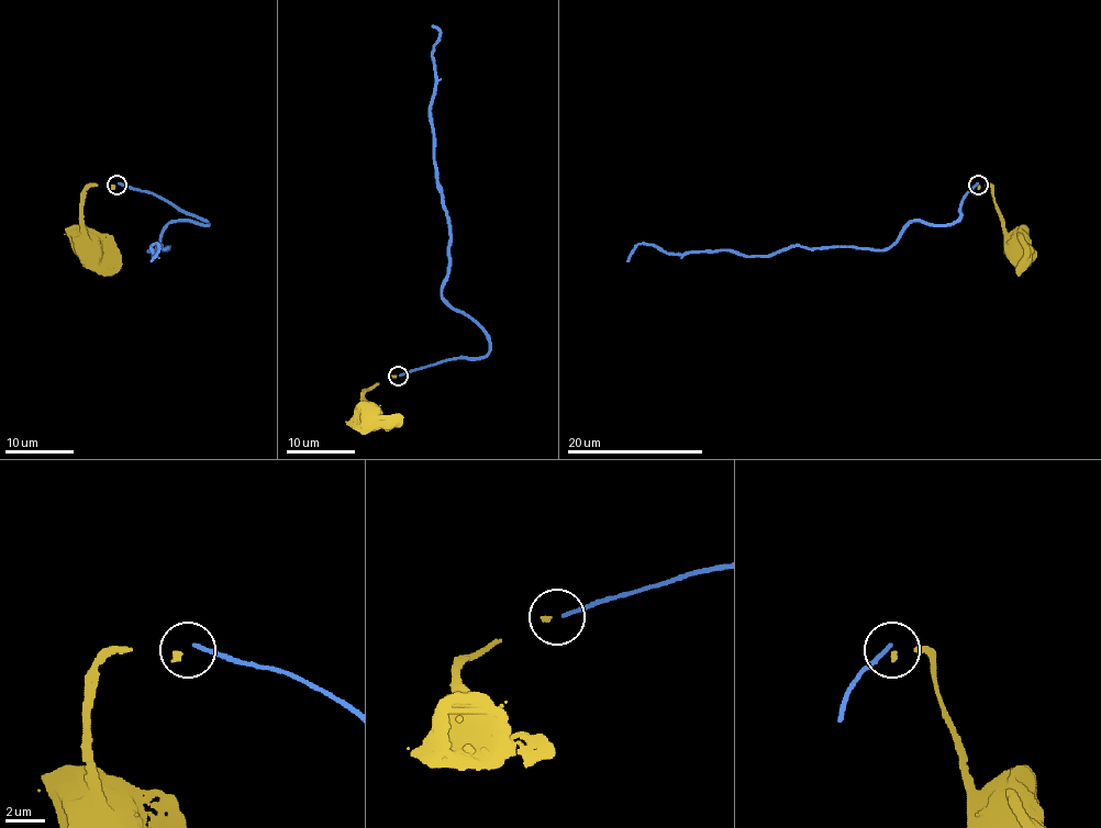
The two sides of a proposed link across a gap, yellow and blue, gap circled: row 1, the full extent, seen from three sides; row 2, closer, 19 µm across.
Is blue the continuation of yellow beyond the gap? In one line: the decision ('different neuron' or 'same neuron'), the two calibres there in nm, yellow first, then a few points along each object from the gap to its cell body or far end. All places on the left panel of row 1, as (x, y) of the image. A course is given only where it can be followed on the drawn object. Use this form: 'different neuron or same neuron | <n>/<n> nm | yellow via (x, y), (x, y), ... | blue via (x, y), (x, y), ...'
different neuron | 220/200 nm | yellow via (115, 186), (110, 189), (89, 186), (85, 191), (82, 226), (85, 233), (97, 244), (95, 248), (89, 248) | blue via (119, 183), (208, 223), (171, 222), (159, 245), (168, 247), (153, 256), (151, 247), (158, 254), (151, 260)

